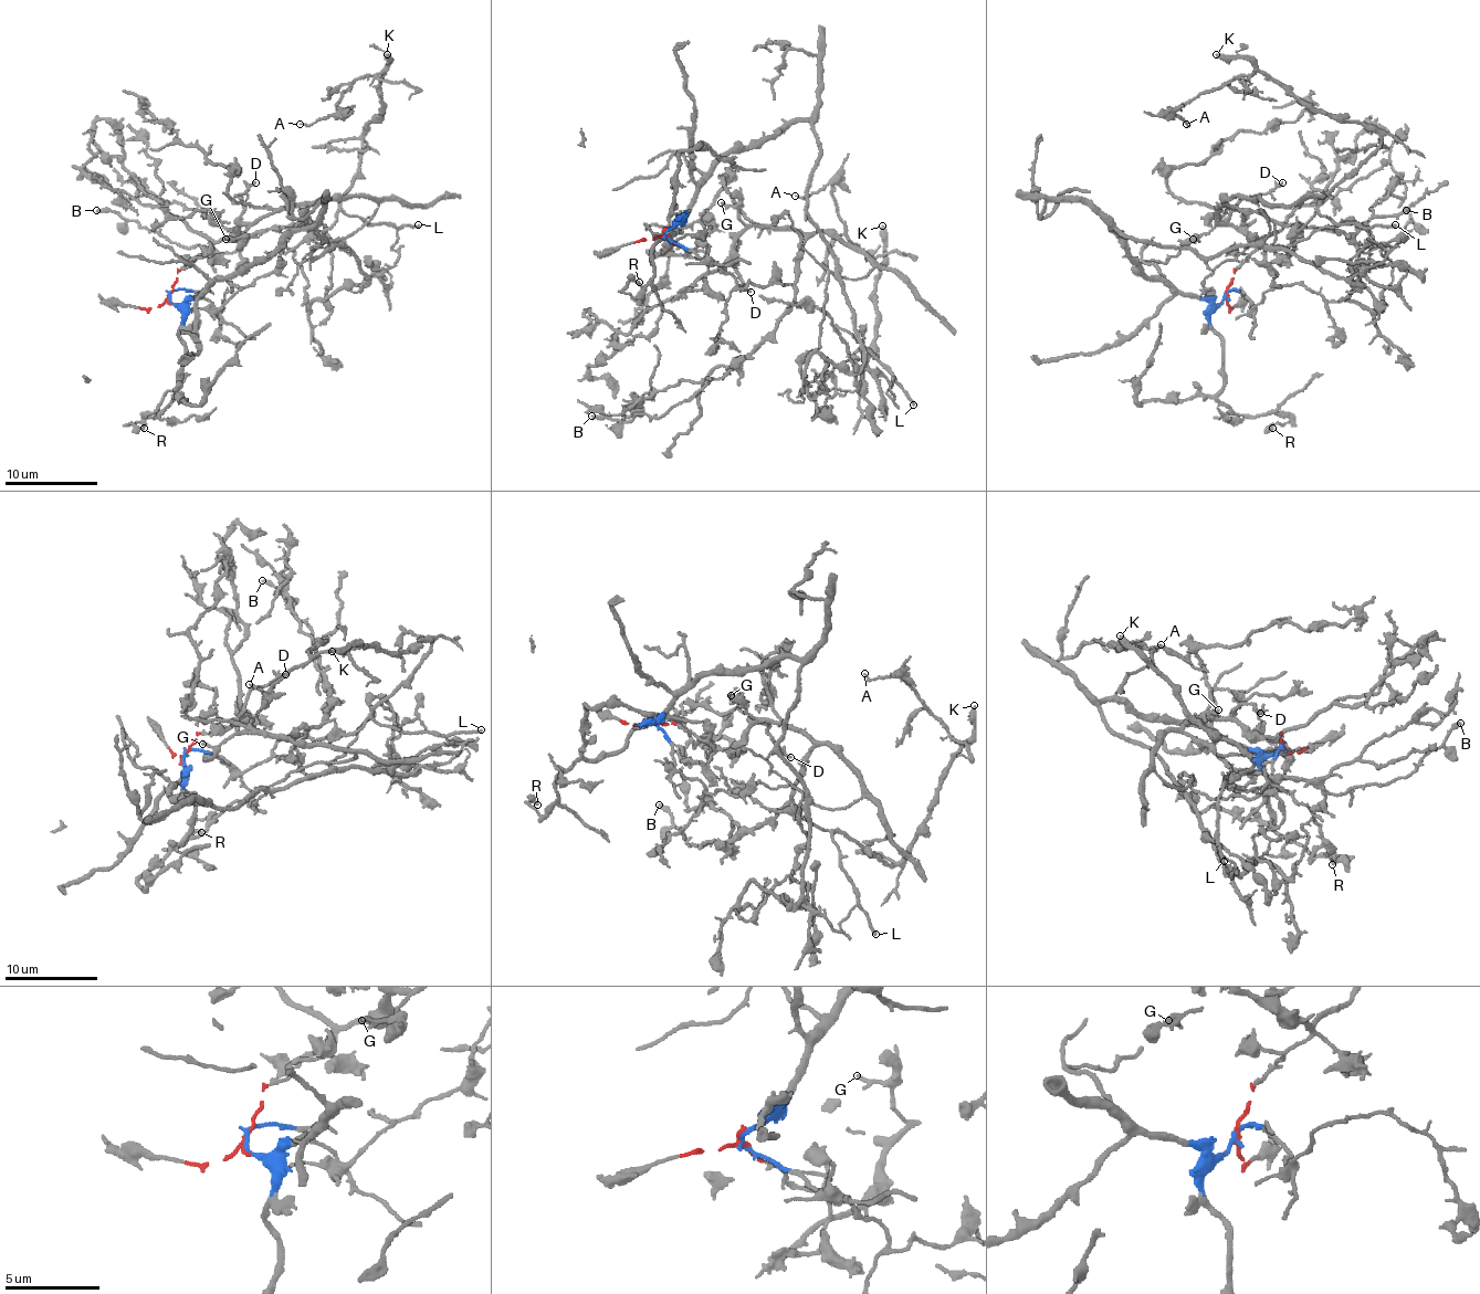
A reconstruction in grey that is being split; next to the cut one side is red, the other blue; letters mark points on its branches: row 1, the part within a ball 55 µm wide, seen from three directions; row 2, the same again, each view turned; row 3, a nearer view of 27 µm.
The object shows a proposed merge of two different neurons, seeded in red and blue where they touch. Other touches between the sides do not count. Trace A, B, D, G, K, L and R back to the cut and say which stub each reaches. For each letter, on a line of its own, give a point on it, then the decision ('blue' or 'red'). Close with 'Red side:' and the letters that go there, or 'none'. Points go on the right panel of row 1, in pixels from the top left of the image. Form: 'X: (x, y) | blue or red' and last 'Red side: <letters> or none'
A: (1186, 124) | blue
B: (1406, 210) | red
D: (1282, 182) | red
G: (1193, 239) | red
K: (1216, 54) | blue
L: (1395, 224) | blue
R: (1272, 428) | blue
Red side: B, D, G

